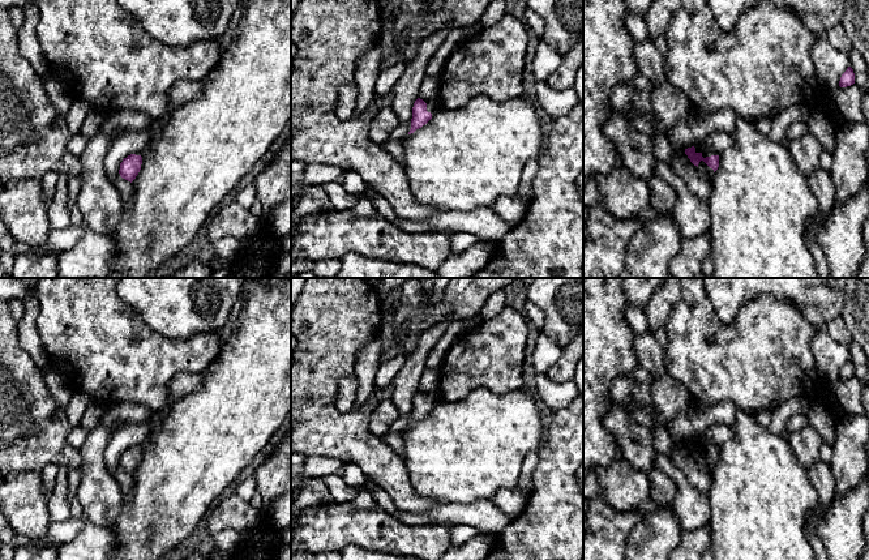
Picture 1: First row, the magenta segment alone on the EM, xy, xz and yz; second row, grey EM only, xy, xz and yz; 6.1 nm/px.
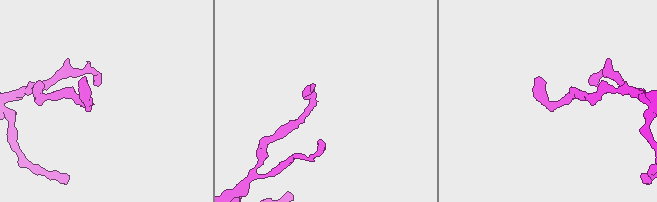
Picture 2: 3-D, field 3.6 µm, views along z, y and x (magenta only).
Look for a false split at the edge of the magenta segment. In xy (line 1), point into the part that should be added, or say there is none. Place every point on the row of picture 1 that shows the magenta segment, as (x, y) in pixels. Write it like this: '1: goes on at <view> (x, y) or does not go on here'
1: does not go on here

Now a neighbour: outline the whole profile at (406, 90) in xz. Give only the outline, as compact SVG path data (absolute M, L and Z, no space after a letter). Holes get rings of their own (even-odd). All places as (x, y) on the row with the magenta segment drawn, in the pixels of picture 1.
M446 23L423 39L418 46L416 56L406 65L403 74L395 82L390 110L398 116L401 124L411 121L414 103L419 98L420 85L425 80L427 65L451 29L453 26Z

